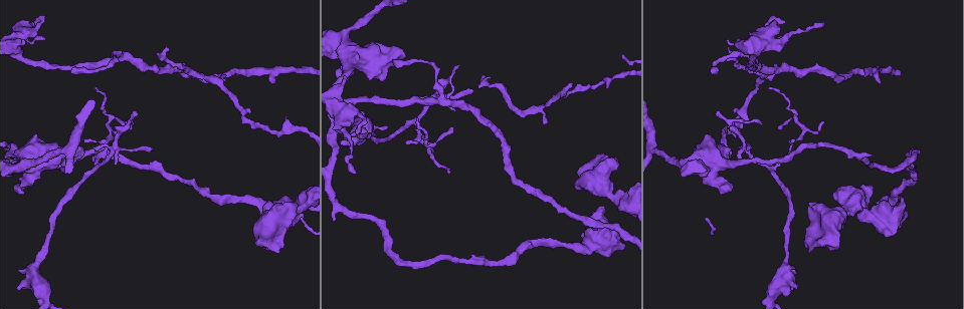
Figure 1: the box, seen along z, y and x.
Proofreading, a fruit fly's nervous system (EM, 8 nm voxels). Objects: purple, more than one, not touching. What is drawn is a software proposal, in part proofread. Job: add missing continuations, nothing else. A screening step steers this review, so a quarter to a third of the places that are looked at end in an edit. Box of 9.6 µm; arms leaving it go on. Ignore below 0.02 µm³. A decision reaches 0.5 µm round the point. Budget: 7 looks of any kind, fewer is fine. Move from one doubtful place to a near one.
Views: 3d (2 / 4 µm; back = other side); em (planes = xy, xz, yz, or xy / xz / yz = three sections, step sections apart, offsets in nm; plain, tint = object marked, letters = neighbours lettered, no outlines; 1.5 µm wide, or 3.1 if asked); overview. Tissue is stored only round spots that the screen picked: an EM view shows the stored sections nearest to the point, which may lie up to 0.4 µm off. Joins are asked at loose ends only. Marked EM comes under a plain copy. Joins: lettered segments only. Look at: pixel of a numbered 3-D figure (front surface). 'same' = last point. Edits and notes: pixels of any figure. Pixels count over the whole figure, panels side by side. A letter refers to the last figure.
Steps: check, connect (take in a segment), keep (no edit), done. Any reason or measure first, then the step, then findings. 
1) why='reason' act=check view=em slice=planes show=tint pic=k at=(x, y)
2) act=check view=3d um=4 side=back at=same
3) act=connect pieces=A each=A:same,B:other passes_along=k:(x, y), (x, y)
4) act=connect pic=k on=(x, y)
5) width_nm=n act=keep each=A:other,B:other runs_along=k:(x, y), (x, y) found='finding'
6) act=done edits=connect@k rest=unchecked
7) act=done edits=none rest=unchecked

why='free end' act=check view=3d um=4 side=back pic=1 at=(344, 77)

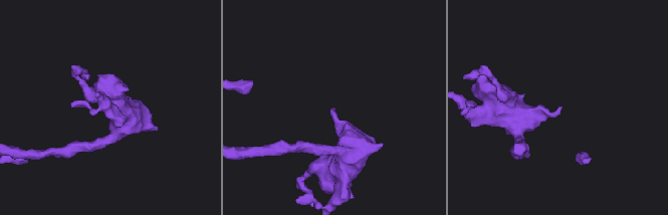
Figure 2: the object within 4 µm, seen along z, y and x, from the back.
why='now the EM' act=check view=em slice=xy step=4 show=letters pic=2 at=(331, 109)

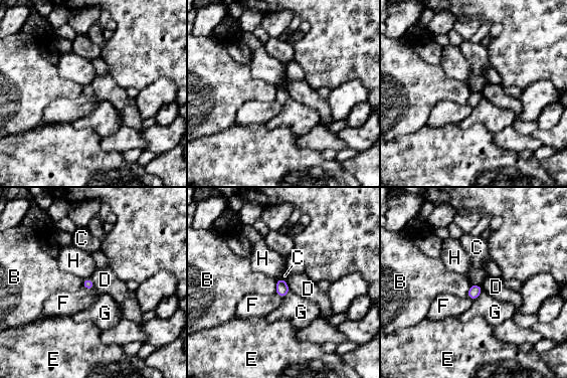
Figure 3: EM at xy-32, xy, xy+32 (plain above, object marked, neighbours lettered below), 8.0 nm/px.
why='cut it another way' act=check view=em slice=xz step=8 show=letters at=same

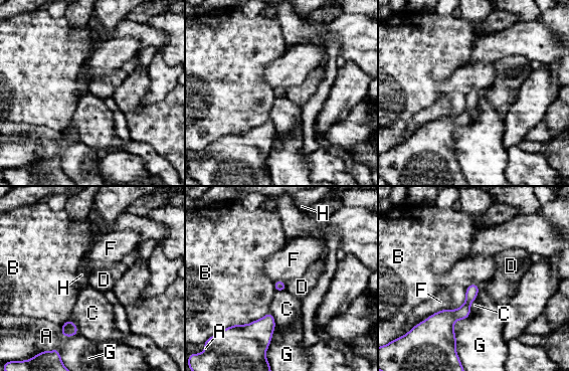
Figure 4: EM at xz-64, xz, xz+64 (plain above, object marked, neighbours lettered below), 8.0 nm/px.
act=keep each=A:other,B:other,C:other,D:other,F:other,G:other,H:other border=4:(445, 308), (432, 313), (418, 323) found='no lettered segment goes on from it'

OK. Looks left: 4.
why='free end' act=check view=3d um=2 pic=1 at=(823, 22)

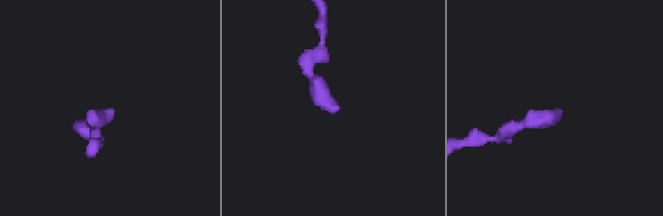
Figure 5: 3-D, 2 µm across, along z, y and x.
why='shape alone is not enough' act=check view=em slice=xy step=8 show=letters pic=5 at=(555, 111)

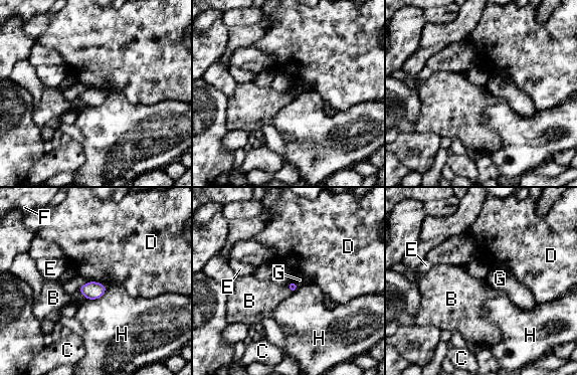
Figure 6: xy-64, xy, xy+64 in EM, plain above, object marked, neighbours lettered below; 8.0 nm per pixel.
act=check view=em slice=planes show=letters at=same

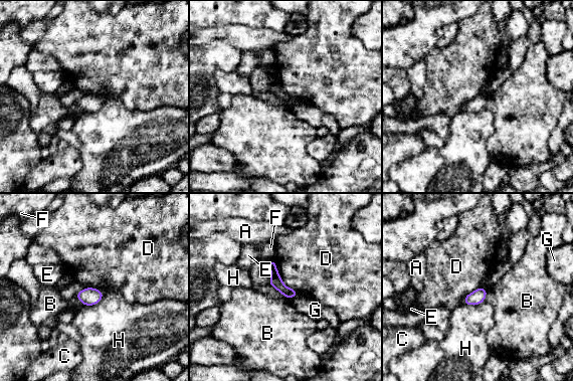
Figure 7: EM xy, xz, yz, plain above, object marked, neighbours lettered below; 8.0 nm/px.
act=keep each=A:other,B:other,C:other,D:other,E:other,F:other,G:other,H:other border=7:(273, 259), (281, 281), (299, 292) found='none of them fits'

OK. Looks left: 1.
act=done edits=none rest=unchecked

